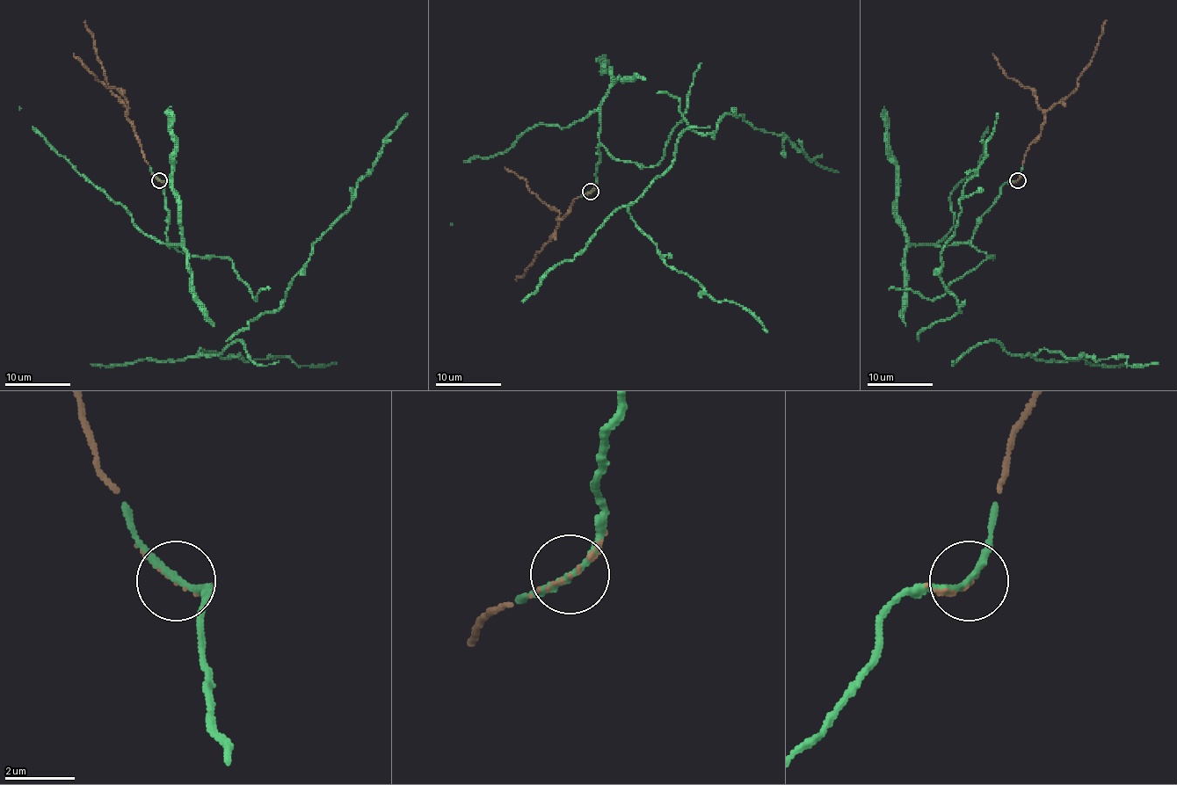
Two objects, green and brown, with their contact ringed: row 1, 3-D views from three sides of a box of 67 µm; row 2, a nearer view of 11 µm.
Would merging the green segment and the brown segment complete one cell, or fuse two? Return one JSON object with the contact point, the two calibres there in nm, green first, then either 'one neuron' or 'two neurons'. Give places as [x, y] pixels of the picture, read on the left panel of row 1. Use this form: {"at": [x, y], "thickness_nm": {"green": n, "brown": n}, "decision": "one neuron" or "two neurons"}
{"at": [159, 180], "thickness_nm": {"green": 180, "brown": 50}, "decision": "one neuron"}

